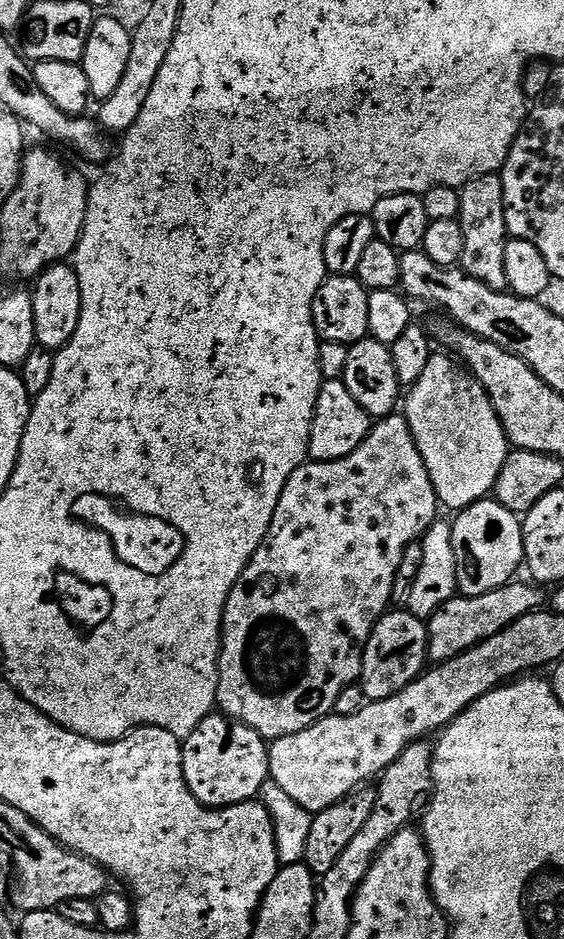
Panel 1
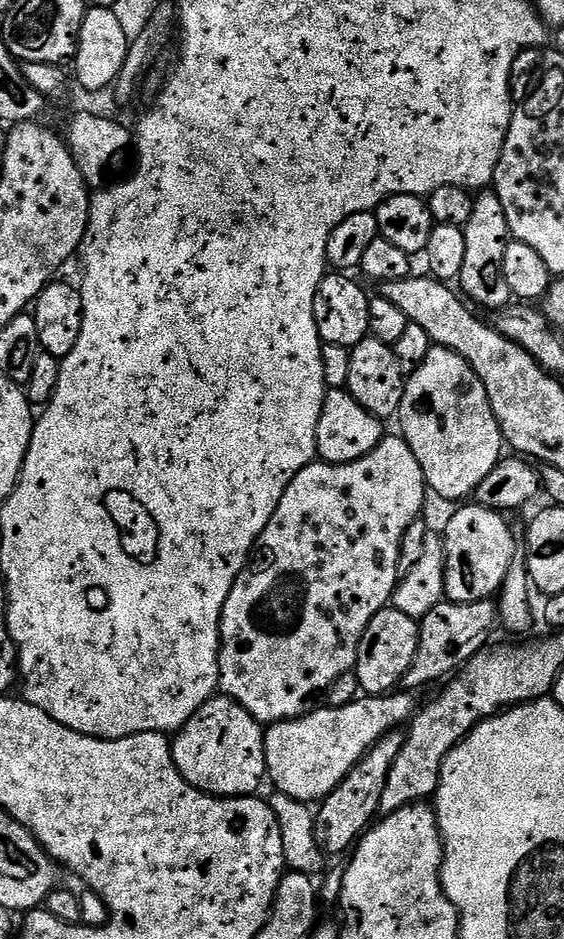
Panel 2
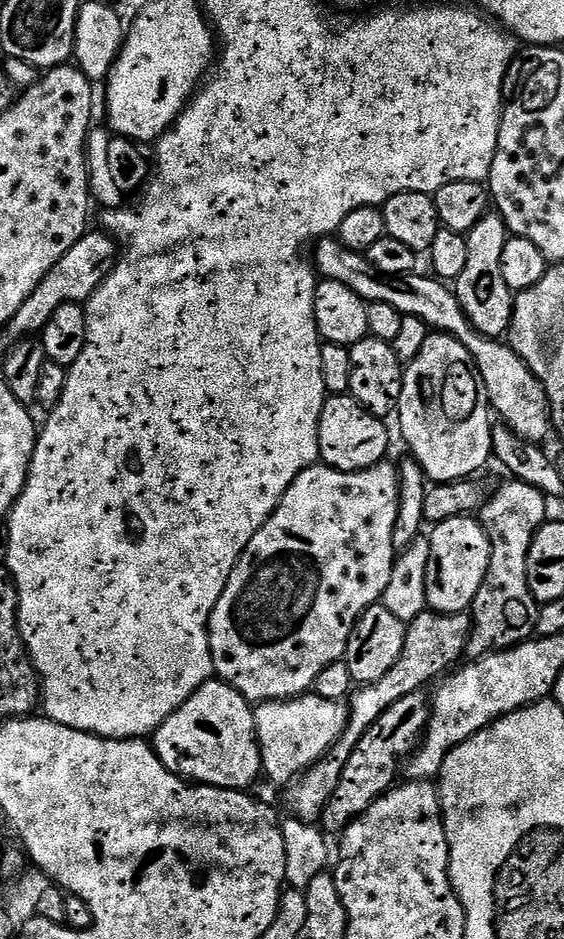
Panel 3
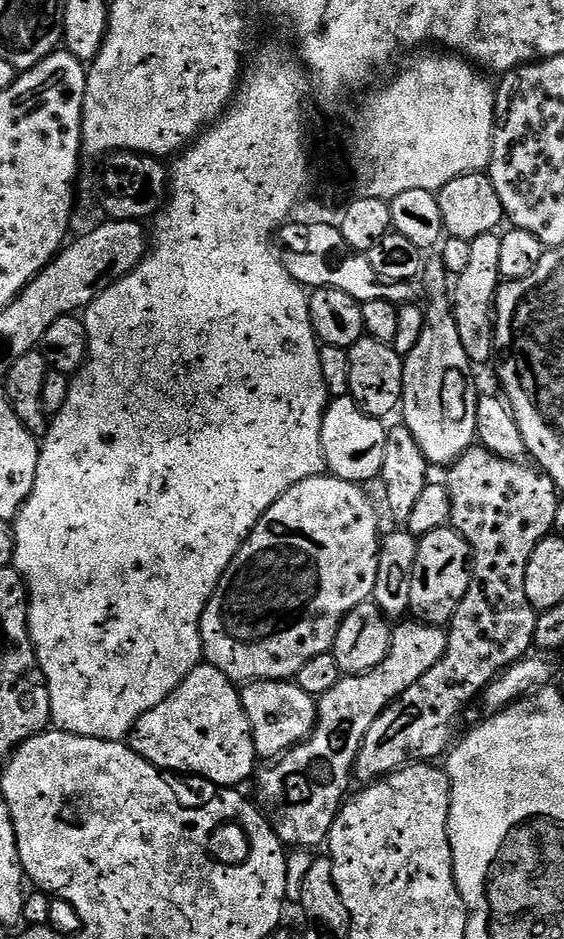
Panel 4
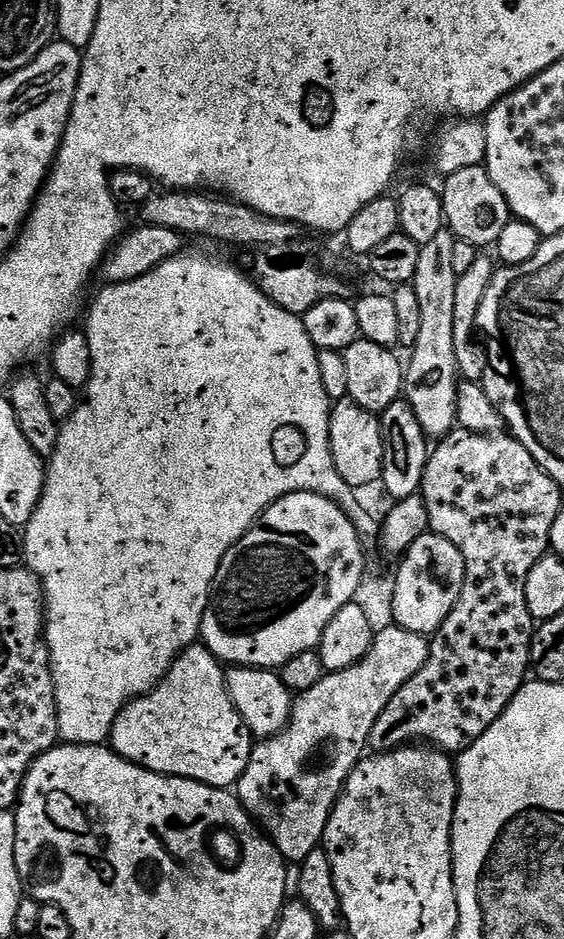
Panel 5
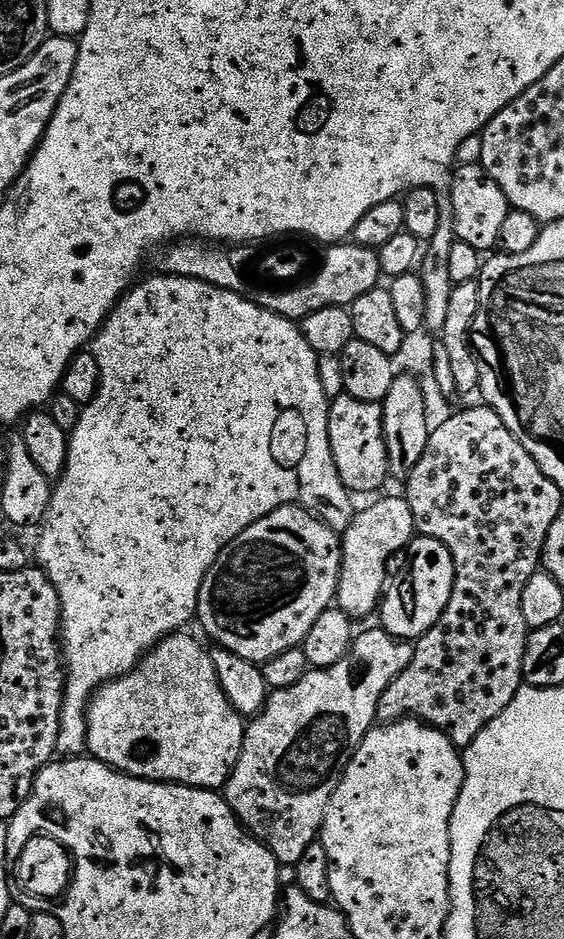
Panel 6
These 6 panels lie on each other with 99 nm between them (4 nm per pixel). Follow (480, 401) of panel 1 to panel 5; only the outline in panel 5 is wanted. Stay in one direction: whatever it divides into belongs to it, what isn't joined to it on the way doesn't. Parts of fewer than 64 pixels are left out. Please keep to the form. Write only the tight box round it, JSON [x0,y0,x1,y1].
[403,230,462,438]

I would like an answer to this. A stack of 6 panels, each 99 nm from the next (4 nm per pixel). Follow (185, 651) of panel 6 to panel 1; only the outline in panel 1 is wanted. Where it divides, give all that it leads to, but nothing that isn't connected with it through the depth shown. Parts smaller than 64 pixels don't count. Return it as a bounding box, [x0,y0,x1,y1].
[182,714,269,808]

